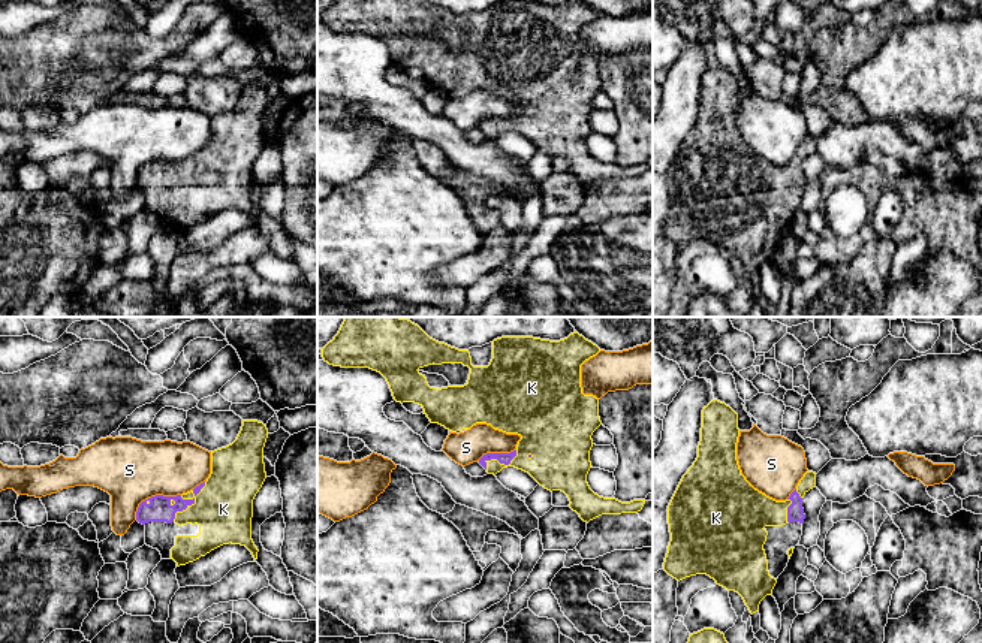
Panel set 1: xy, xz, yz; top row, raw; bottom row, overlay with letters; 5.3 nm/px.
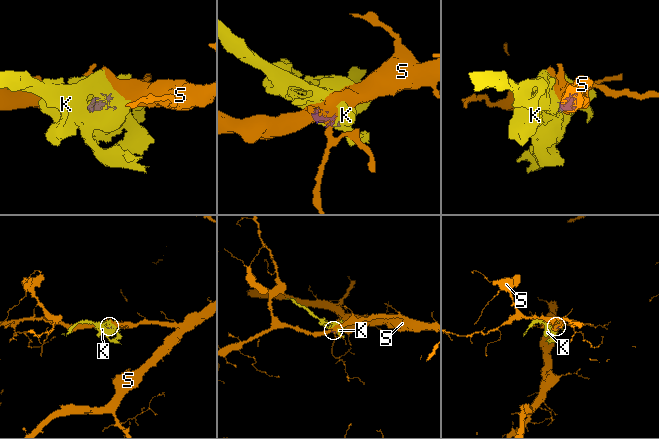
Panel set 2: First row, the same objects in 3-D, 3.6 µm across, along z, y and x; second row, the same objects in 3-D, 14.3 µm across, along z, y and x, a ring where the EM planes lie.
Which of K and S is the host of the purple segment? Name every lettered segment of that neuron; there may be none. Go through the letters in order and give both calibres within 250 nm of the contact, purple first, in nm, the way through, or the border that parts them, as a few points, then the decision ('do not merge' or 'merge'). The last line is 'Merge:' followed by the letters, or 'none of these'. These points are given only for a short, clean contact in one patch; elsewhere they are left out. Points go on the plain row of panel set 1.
K: 130/320 nm | merge
S: 130/340 nm | do not merge
Merge: K

